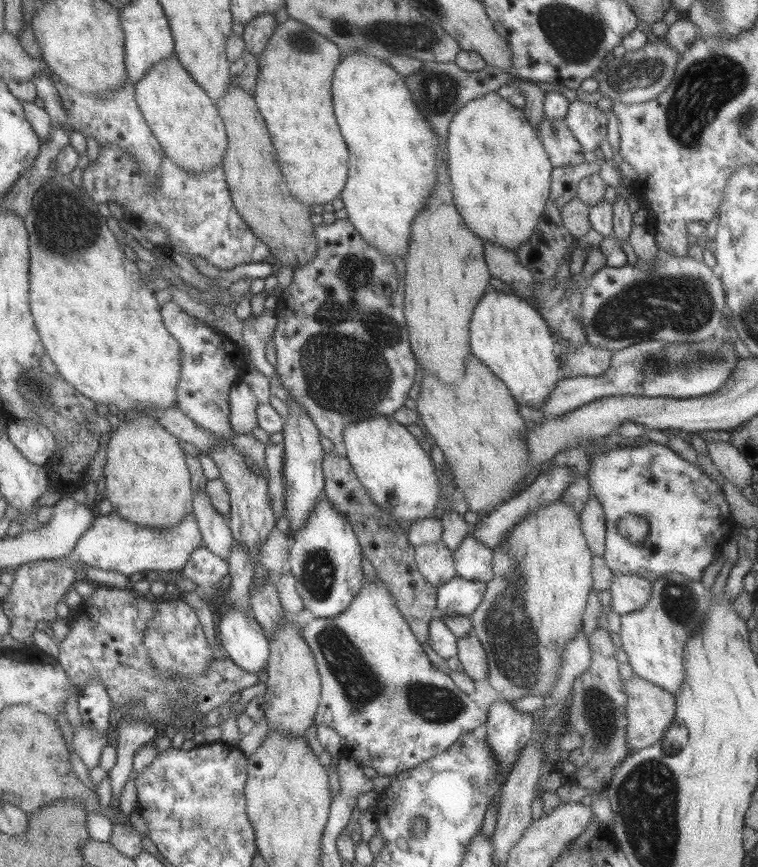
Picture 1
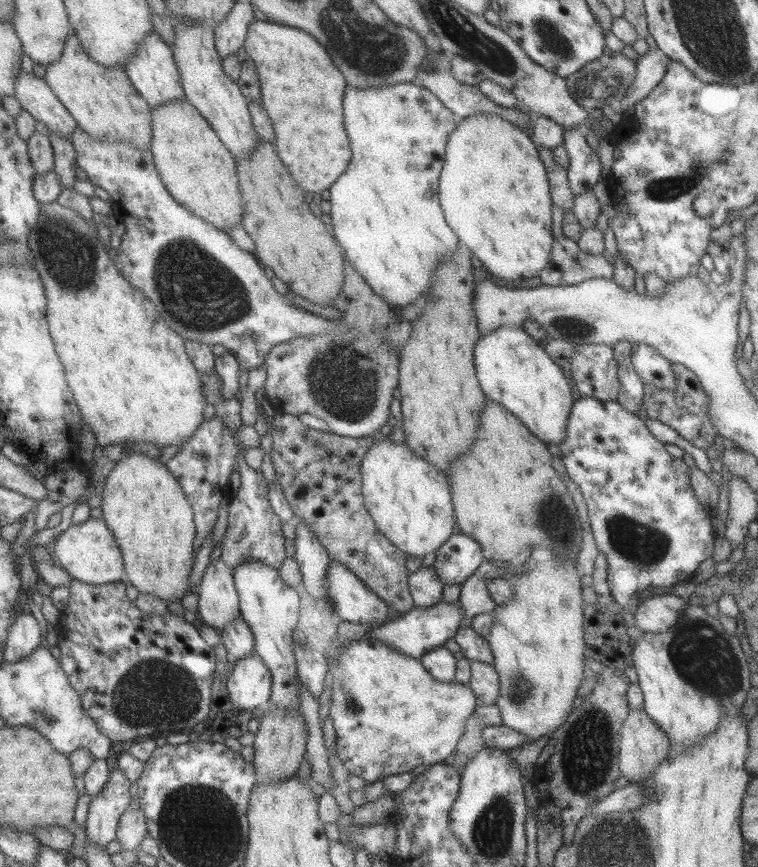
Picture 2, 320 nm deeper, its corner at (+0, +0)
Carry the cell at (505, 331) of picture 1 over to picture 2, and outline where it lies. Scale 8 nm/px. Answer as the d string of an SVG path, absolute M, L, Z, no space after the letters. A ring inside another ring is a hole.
M500 326L487 334L481 334L473 349L473 360L479 387L485 399L513 414L542 443L559 445L564 441L565 425L575 400L575 390L569 388L561 367L547 356L544 347L533 340L522 327Z

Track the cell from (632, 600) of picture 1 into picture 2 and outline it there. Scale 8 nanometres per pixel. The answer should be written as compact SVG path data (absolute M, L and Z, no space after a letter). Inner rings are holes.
M673 593L651 596L635 605L634 624L643 633L665 632L679 619L686 601Z

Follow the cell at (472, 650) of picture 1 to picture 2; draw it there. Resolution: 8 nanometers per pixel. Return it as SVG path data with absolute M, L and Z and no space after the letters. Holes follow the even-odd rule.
M471 660L469 662L470 681L468 686L480 704L495 704L498 697L498 675L493 666L485 662Z

